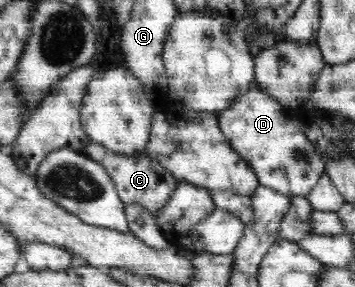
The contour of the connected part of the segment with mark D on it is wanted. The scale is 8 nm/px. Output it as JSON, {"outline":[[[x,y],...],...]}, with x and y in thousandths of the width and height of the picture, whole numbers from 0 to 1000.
{"outline":[[[713,307],[679,328],[645,380],[611,397],[614,436],[670,544],[696,561],[696,575],[718,599],[721,624],[741,652],[772,659],[775,669],[814,683],[859,683],[915,606],[915,557],[896,540],[890,505],[862,481],[856,443],[842,418],[825,422],[806,401],[806,376],[763,341],[755,324]]]}

